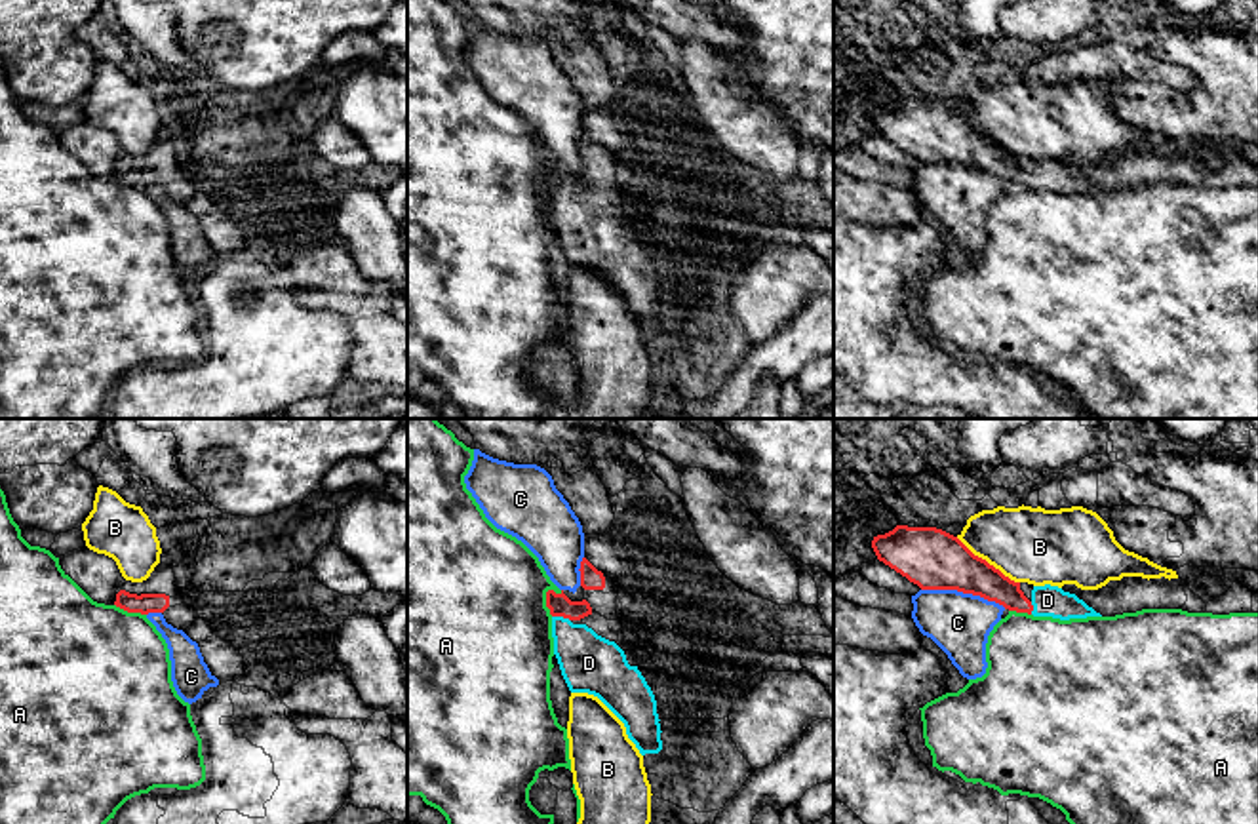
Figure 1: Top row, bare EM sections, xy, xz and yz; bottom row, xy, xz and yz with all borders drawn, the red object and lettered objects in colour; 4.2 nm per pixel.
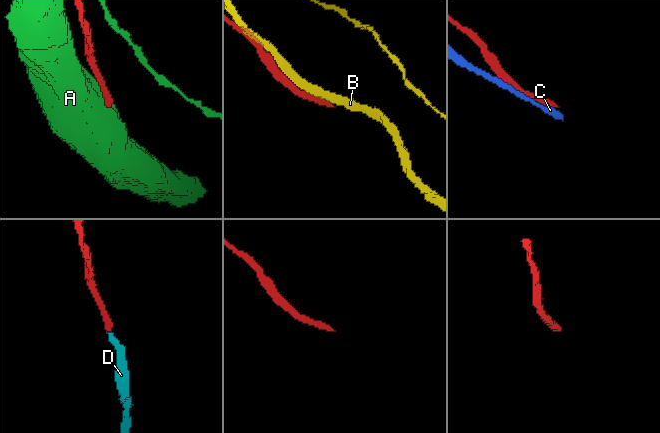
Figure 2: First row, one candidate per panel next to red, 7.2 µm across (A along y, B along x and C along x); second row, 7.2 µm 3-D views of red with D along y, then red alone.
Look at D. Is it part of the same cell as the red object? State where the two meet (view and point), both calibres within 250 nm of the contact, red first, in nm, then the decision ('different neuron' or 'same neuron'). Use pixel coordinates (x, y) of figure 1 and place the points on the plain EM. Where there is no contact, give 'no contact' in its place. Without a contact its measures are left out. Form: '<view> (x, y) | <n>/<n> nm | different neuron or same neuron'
xz (562, 189) | 100/240 nm | same neuron

